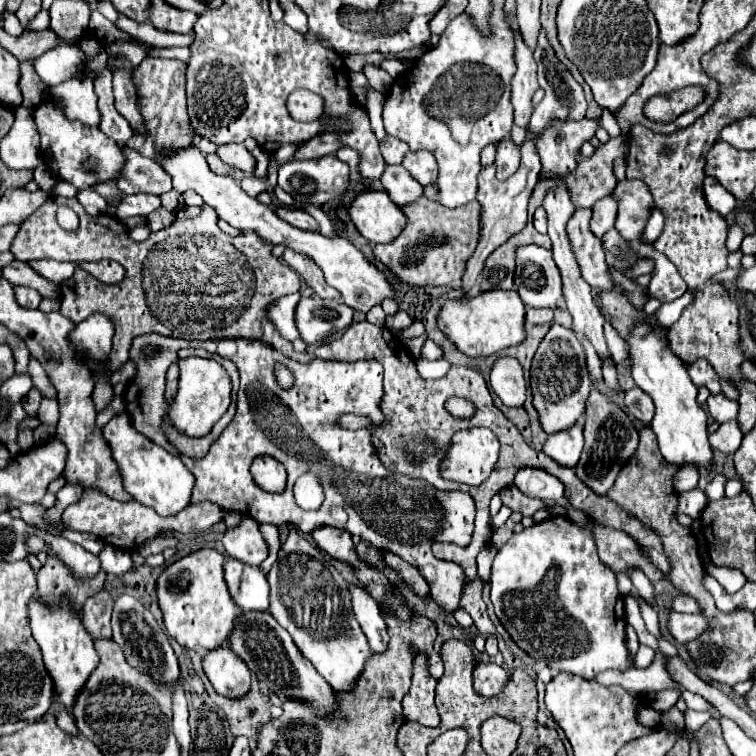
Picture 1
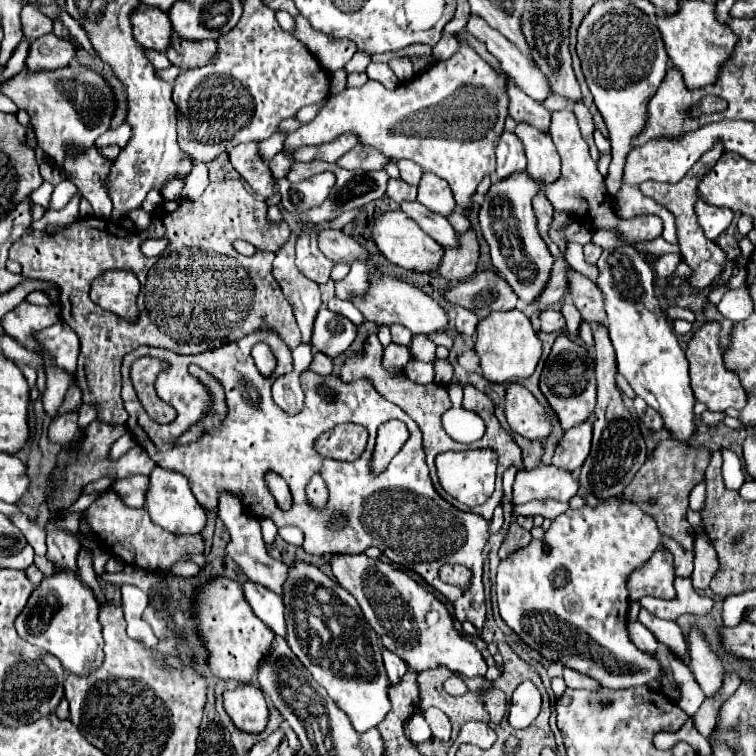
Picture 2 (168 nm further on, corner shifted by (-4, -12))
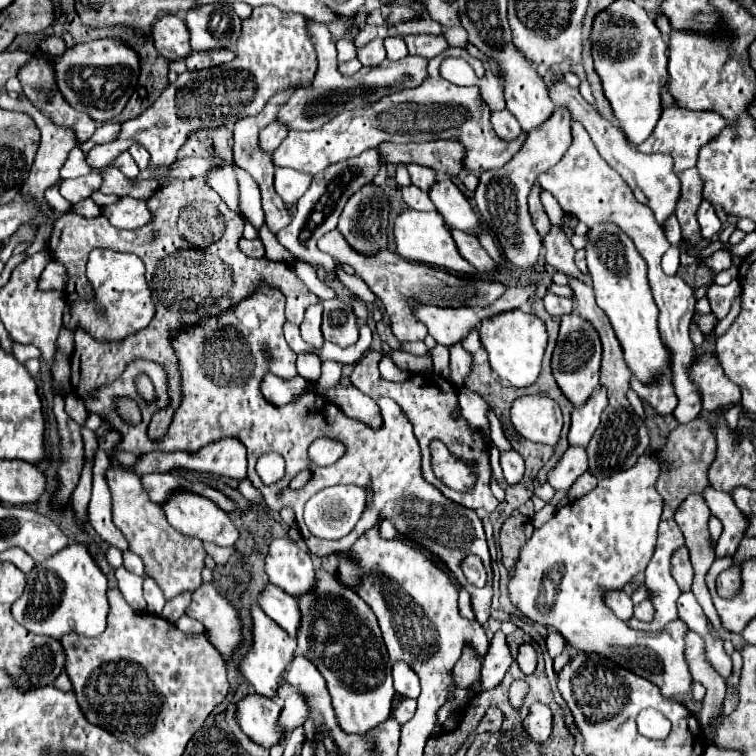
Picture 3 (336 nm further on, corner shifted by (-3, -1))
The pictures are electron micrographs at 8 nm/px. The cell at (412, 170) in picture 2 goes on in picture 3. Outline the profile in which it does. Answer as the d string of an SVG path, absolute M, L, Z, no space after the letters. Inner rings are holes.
M411 163L411 165L407 165L407 169L409 169L409 175L411 175L411 183L415 187L423 189L423 191L429 191L437 181L437 175L435 175L435 171L431 167Z

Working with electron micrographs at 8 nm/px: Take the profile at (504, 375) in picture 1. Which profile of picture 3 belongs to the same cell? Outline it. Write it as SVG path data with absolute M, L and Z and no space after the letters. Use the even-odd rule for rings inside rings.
M523 395L511 407L511 423L529 441L555 447L559 443L563 417L559 405L545 395Z

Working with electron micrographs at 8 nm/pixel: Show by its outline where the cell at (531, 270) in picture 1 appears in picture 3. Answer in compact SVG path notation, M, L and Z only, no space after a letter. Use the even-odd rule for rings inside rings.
M557 107L553 115L543 125L539 125L539 129L533 129L529 133L521 153L517 153L503 167L489 169L479 177L475 201L479 207L481 219L485 221L487 229L497 235L505 257L517 267L533 267L543 249L541 235L533 229L531 215L527 211L529 189L533 187L539 173L551 169L565 155L565 151L569 149L569 143L571 143L571 113L567 107Z

